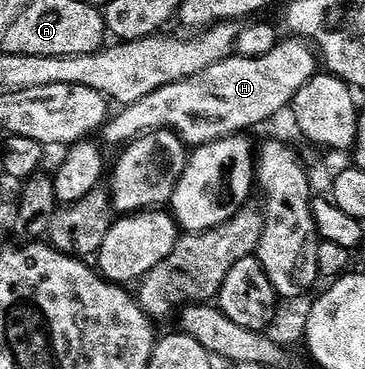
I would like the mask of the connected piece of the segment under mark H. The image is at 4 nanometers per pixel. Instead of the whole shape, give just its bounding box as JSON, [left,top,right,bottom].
[101,39,320,147]

